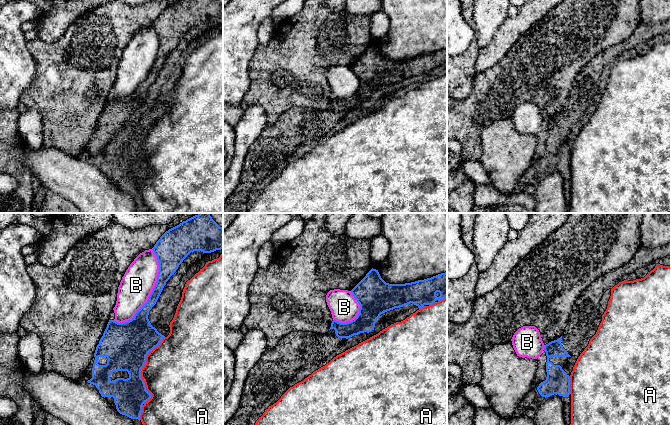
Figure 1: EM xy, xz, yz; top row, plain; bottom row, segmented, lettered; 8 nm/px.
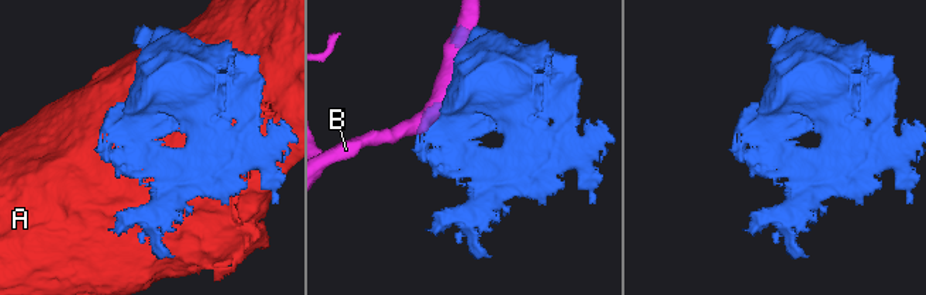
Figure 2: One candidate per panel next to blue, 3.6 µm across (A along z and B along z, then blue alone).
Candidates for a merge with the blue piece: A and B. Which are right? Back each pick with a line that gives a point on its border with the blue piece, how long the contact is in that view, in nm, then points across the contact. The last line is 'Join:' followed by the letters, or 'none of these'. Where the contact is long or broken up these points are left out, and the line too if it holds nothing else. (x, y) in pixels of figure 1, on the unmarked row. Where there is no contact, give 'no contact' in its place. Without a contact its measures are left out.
Join: none of these

